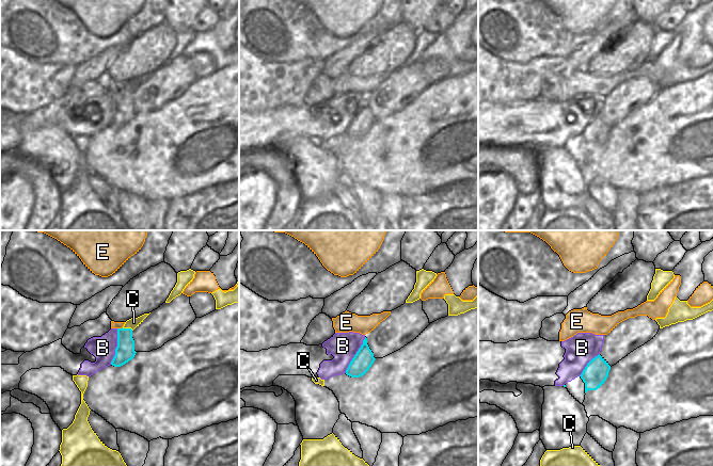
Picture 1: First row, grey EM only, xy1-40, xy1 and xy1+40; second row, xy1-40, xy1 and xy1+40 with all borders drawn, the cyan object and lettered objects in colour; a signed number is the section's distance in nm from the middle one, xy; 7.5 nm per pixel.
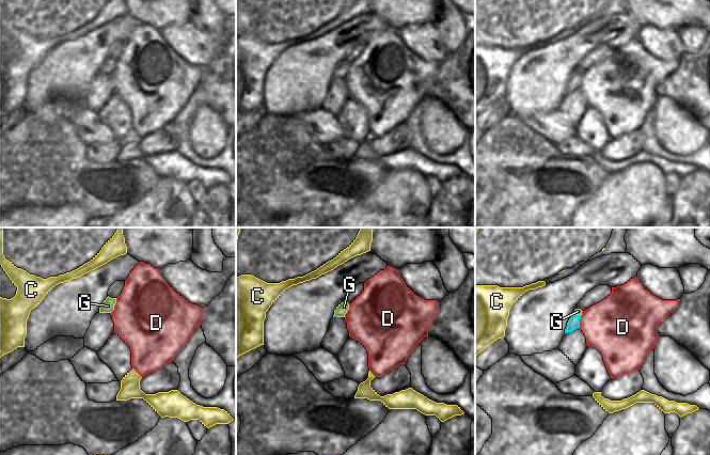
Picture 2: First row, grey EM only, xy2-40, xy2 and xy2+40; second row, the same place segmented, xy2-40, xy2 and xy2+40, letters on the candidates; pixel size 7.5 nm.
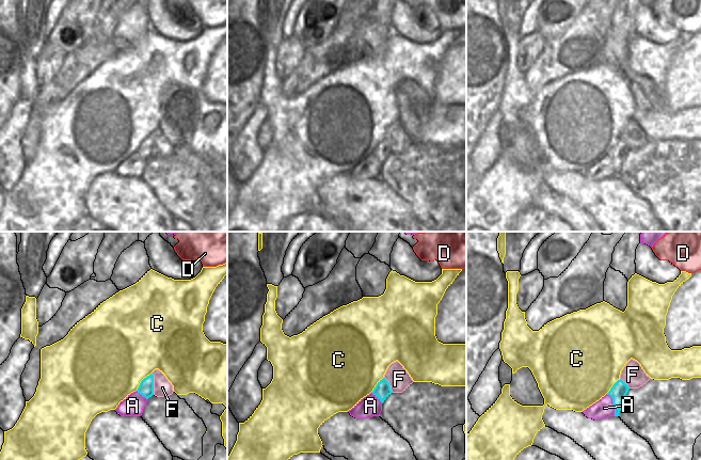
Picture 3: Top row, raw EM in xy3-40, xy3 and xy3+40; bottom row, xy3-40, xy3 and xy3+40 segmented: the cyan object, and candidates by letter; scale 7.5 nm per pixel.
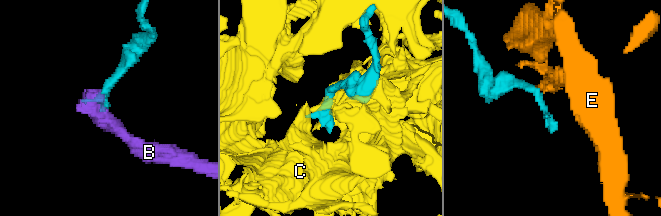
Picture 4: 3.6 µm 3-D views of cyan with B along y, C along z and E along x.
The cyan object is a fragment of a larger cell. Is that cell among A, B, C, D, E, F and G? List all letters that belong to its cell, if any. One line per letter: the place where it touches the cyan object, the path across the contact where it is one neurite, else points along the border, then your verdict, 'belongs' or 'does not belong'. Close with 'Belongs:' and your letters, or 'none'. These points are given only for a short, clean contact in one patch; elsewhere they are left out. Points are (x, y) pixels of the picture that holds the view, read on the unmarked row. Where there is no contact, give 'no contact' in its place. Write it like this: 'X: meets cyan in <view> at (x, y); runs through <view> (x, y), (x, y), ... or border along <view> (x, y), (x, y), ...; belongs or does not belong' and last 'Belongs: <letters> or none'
A: meets cyan in xy3+40 at (612, 164); does not belong
B: meets cyan in xy1-40 at (116, 108); does not belong
C: meets cyan in xy3-40 at (141, 142); does not belong
D: meets cyan in xy2+40 at (579, 82); does not belong
E: meets cyan in xy1-40 at (120, 90); border along xy1-40 (122, 87), (117, 90); does not belong
F: meets cyan in xy3-40 at (153, 144); border along xy3-40 (152, 133), (154, 155); does not belong
G: meets cyan in xy2+40 at (577, 76); belongs
Belongs: G

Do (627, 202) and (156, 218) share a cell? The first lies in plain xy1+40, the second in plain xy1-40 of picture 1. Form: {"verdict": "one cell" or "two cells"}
{"verdict": "one cell"}

